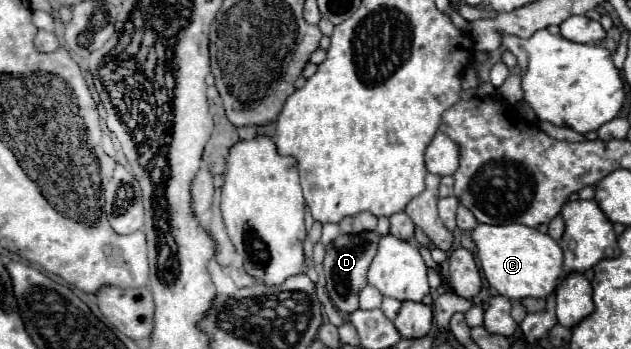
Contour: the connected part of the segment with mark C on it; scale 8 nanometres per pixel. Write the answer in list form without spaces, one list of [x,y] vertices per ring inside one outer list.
[[[477,224],[475,230],[471,230],[471,238],[477,246],[477,256],[485,278],[499,294],[509,300],[523,300],[529,296],[547,298],[553,294],[559,276],[563,274],[563,250],[549,234],[523,224]]]

